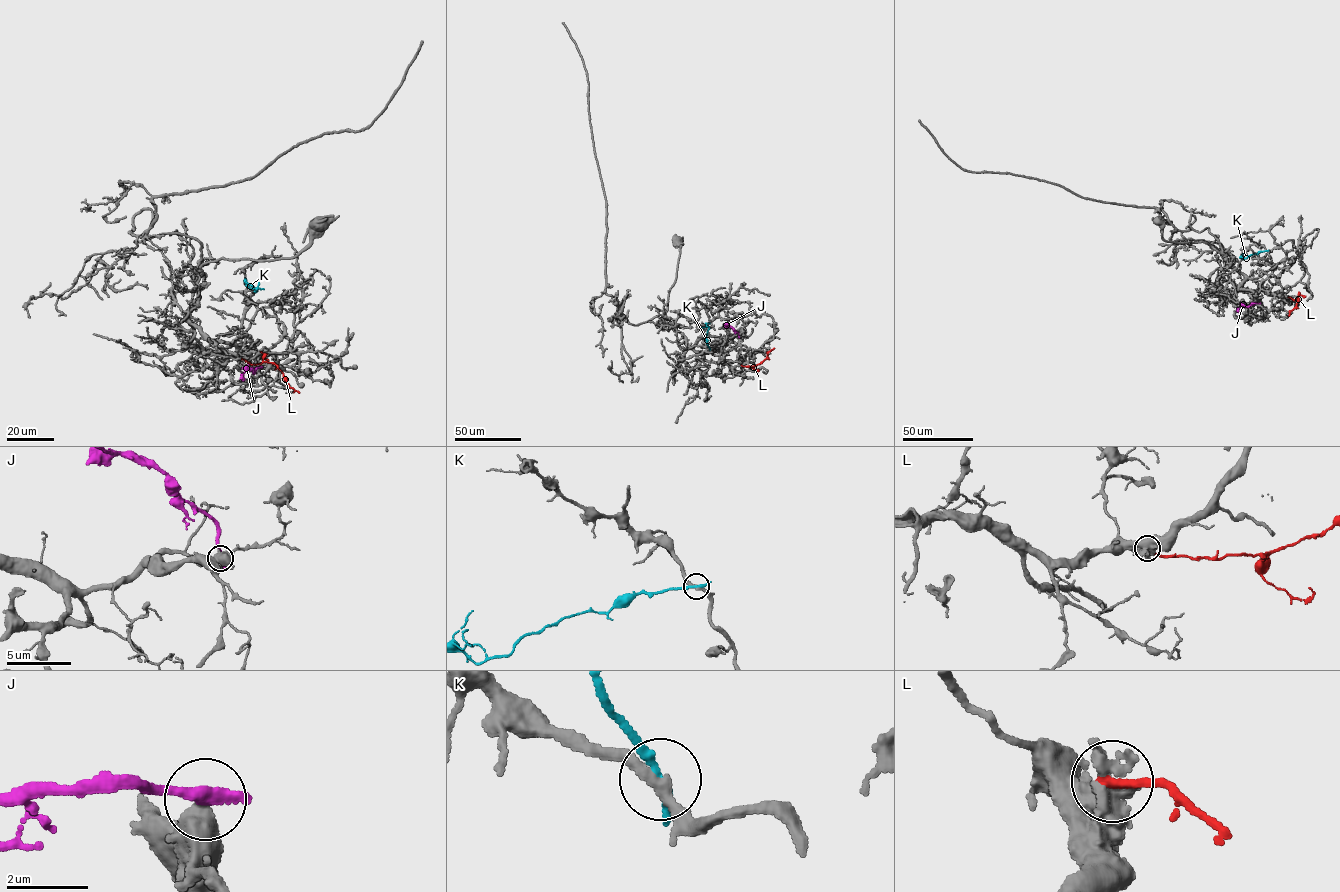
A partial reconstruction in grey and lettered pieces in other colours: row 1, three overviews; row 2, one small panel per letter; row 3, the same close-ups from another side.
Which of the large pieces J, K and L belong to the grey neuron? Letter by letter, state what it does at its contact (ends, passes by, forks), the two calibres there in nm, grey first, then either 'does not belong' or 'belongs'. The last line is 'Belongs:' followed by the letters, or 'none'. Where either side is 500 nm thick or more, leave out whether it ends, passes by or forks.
J: 550 nm thick on the grey side, 380 nm on the other; does not belong
K: it ends there; 280 nm thick on the grey side, 280 nm on the other; does not belong
L: 650 nm thick on the grey side, 240 nm on the other; does not belong
Belongs: none

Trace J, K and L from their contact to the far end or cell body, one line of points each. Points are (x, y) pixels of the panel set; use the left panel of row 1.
J: (258, 368), (253, 372), (247, 369), (242, 379)
K: (246, 279), (245, 283), (255, 291), (264, 289)
L: (242, 359), (251, 364), (273, 363), (283, 373), (286, 384), (299, 392)

